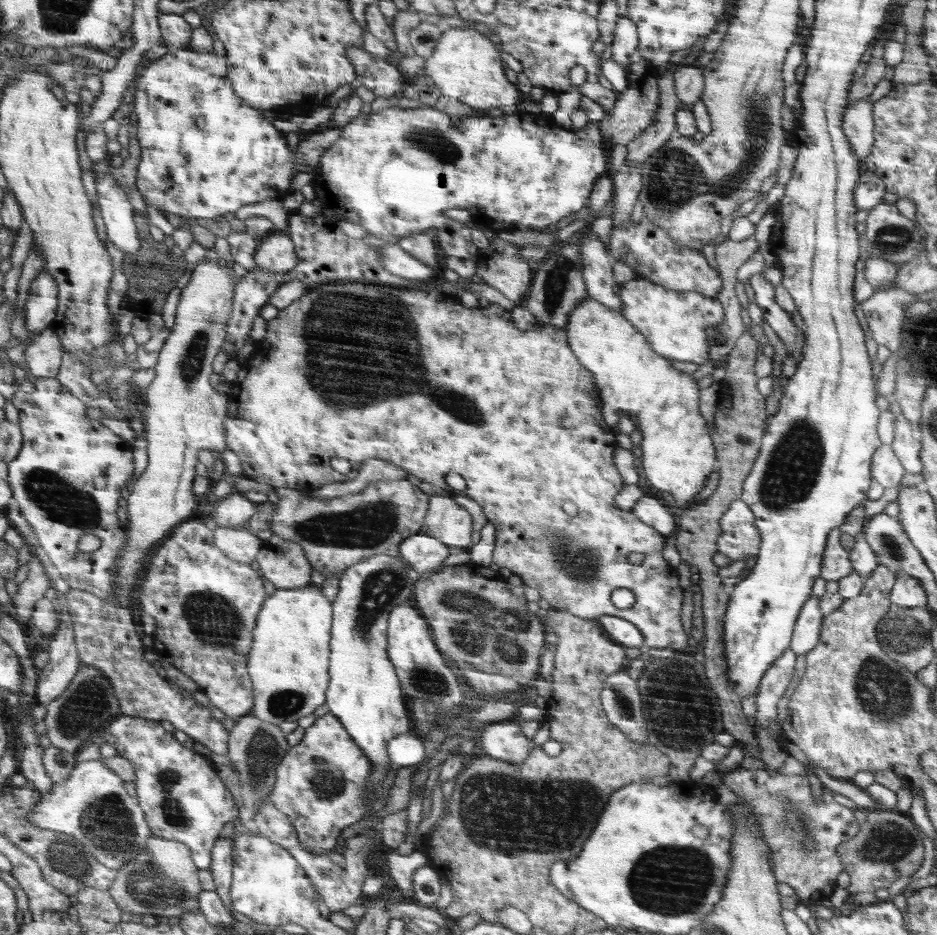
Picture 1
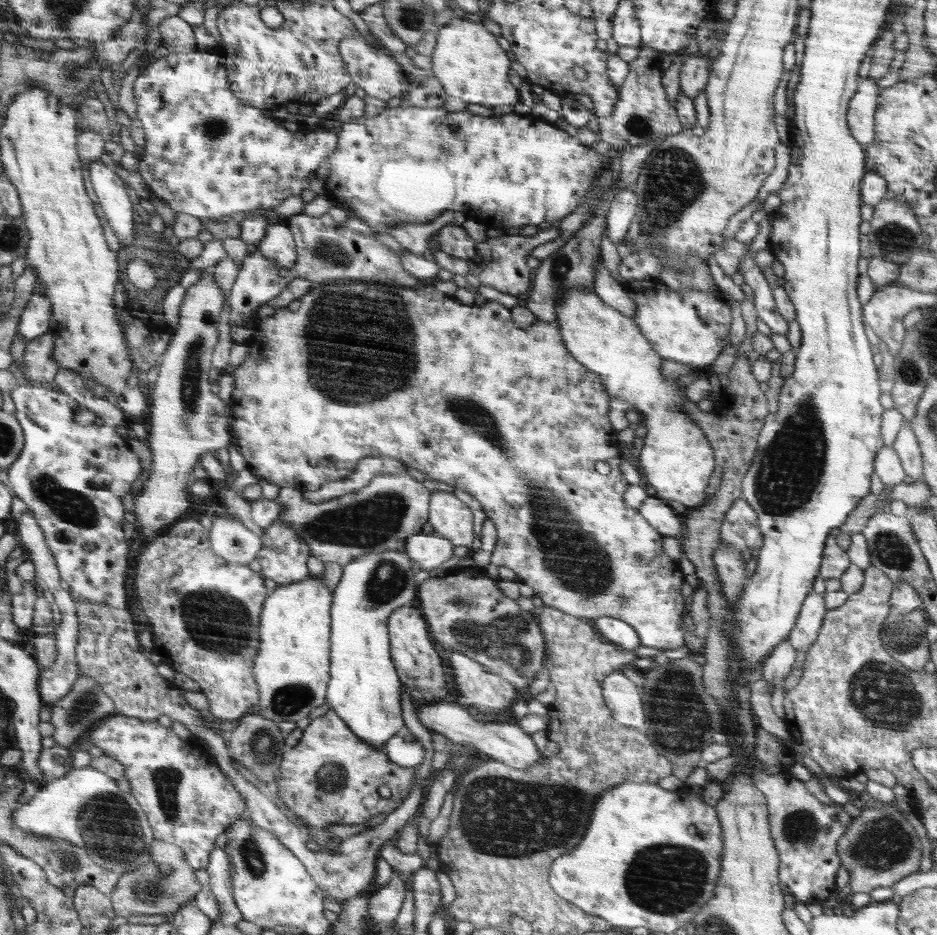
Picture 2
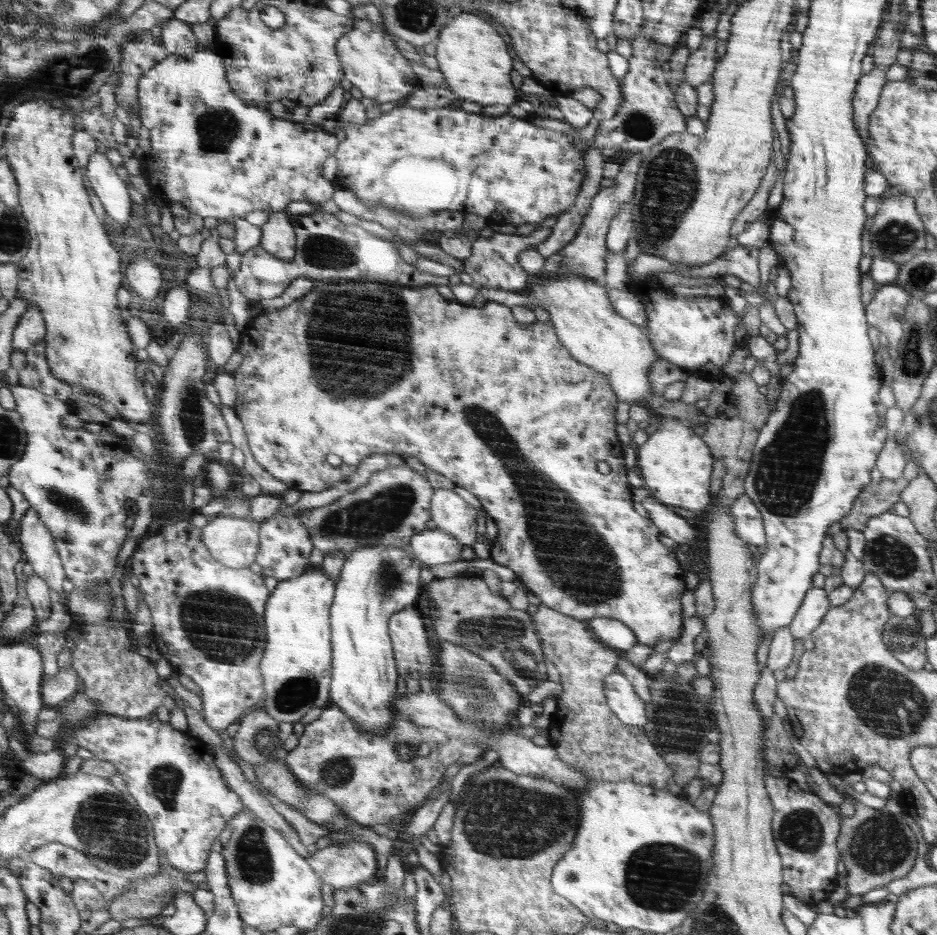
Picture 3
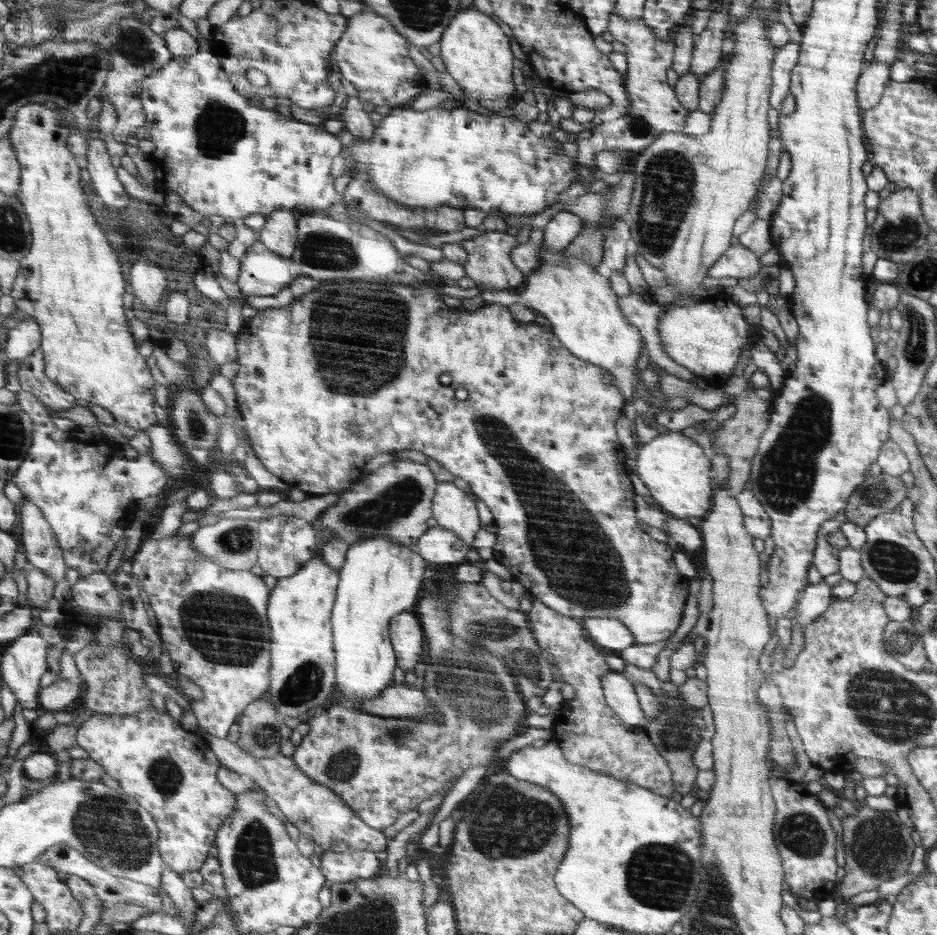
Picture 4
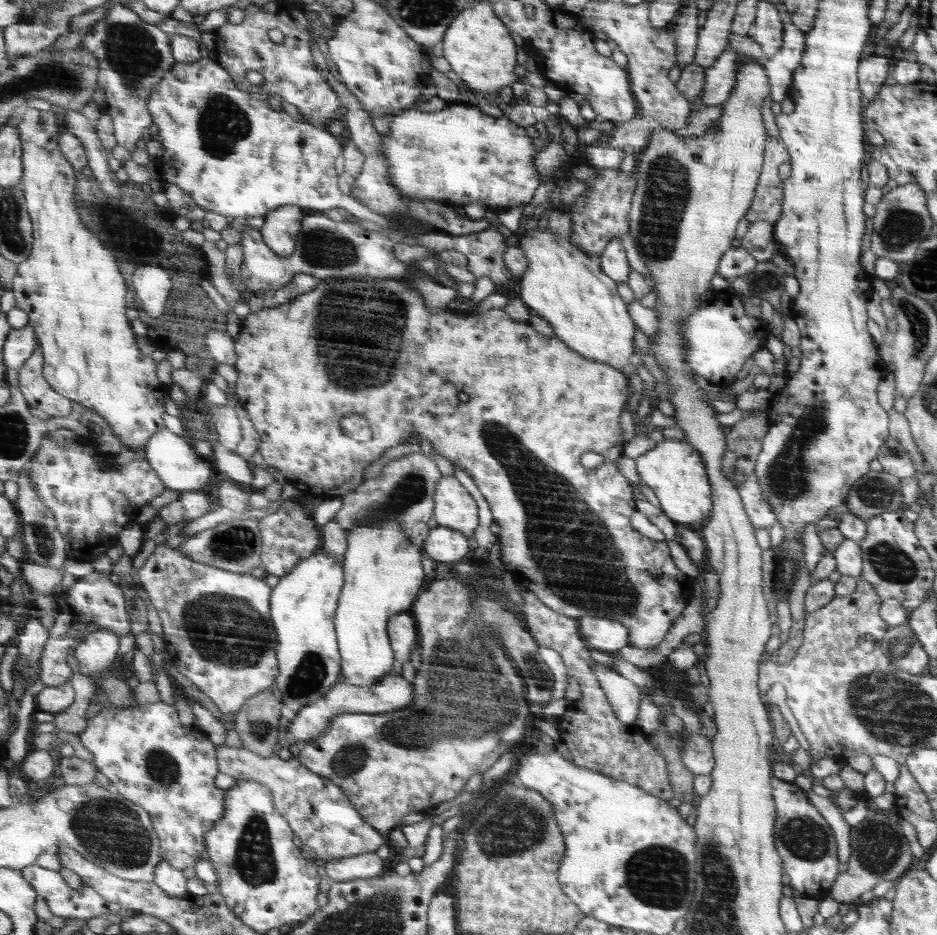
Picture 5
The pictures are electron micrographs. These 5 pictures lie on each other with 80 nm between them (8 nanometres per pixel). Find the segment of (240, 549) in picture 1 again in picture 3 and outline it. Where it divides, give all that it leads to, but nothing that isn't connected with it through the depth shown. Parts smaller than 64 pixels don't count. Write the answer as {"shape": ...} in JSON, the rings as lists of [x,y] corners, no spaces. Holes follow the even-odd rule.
{"shape":[[[218,515],[201,529],[202,543],[214,560],[238,570],[255,562],[260,542],[259,524],[252,518]]]}

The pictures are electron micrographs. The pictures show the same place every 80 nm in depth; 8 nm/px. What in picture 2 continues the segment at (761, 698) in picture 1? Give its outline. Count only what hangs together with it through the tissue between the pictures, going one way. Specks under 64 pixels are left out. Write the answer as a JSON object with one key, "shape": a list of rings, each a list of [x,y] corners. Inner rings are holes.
{"shape":[[[788,639],[781,640],[779,646],[769,652],[766,661],[764,661],[762,679],[766,679],[775,687],[780,684],[787,677],[796,660],[796,651]]]}

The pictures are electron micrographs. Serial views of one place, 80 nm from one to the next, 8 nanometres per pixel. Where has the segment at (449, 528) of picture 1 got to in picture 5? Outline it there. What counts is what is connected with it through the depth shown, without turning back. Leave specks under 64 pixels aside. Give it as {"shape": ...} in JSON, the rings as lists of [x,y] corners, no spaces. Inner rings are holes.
{"shape":[[[454,476],[440,480],[435,496],[435,518],[439,526],[456,529],[468,538],[478,526],[476,502]]]}

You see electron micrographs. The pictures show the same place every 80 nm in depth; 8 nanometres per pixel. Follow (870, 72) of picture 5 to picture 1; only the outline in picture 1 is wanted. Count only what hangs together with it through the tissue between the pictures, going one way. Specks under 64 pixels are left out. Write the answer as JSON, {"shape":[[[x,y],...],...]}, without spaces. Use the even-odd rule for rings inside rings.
{"shape":[[[868,97],[854,101],[843,115],[843,132],[860,159],[868,159],[874,143],[873,108]]]}

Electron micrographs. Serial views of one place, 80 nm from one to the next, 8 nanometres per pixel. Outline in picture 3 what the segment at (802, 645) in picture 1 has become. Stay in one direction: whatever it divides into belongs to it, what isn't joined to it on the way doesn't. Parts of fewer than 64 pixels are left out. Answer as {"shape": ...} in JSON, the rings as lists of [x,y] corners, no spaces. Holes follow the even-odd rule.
{"shape":[[[812,586],[799,608],[798,614],[795,616],[794,622],[789,629],[796,641],[806,642],[811,632],[823,623],[823,618],[831,611],[828,593],[823,588]]]}

